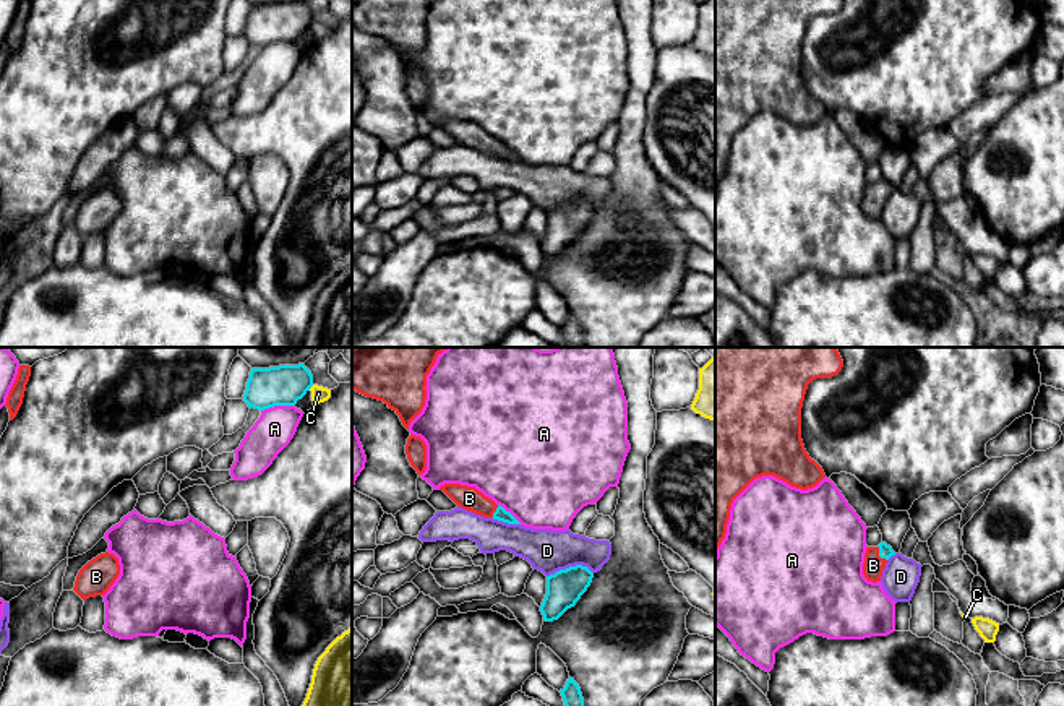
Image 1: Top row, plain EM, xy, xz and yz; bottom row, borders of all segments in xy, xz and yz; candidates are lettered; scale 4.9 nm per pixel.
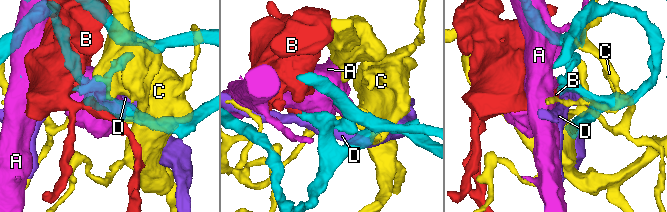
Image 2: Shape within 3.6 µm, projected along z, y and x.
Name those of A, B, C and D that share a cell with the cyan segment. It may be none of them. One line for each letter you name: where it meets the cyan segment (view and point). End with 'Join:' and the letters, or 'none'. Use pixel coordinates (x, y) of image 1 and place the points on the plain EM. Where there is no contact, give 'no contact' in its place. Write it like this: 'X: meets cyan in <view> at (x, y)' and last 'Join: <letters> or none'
B: meets cyan in yz at (879, 190)
Join: B

